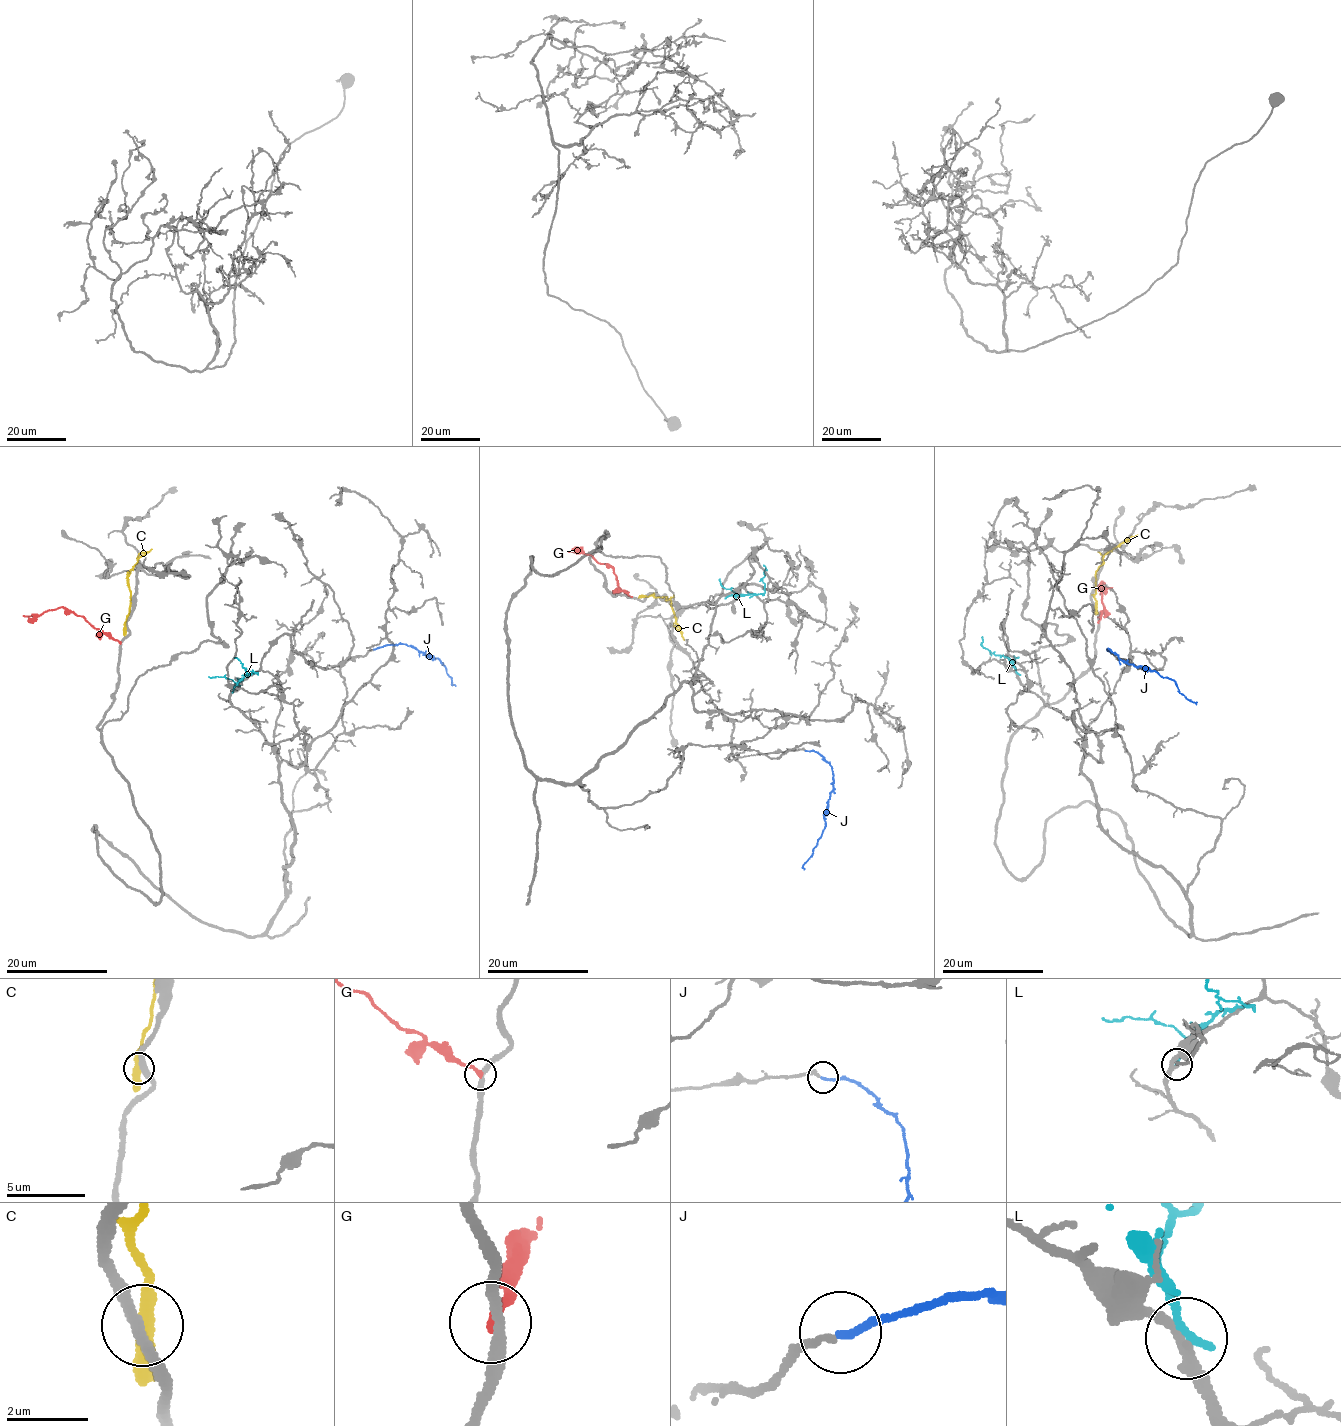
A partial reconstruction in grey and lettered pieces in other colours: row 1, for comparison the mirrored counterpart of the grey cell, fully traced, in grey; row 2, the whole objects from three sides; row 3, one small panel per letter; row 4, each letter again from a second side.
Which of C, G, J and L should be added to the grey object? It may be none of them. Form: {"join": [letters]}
{"join": ["G", "J"]}

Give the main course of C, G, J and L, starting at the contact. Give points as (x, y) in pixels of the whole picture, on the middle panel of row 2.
C: (644, 596), (667, 597), (684, 640)
G: (631, 597), (621, 591), (613, 568), (584, 553), (568, 551)
J: (805, 750), (818, 752), (827, 761), (834, 781), (826, 825), (803, 864), (804, 870)
L: (727, 596), (764, 591), (763, 565)

